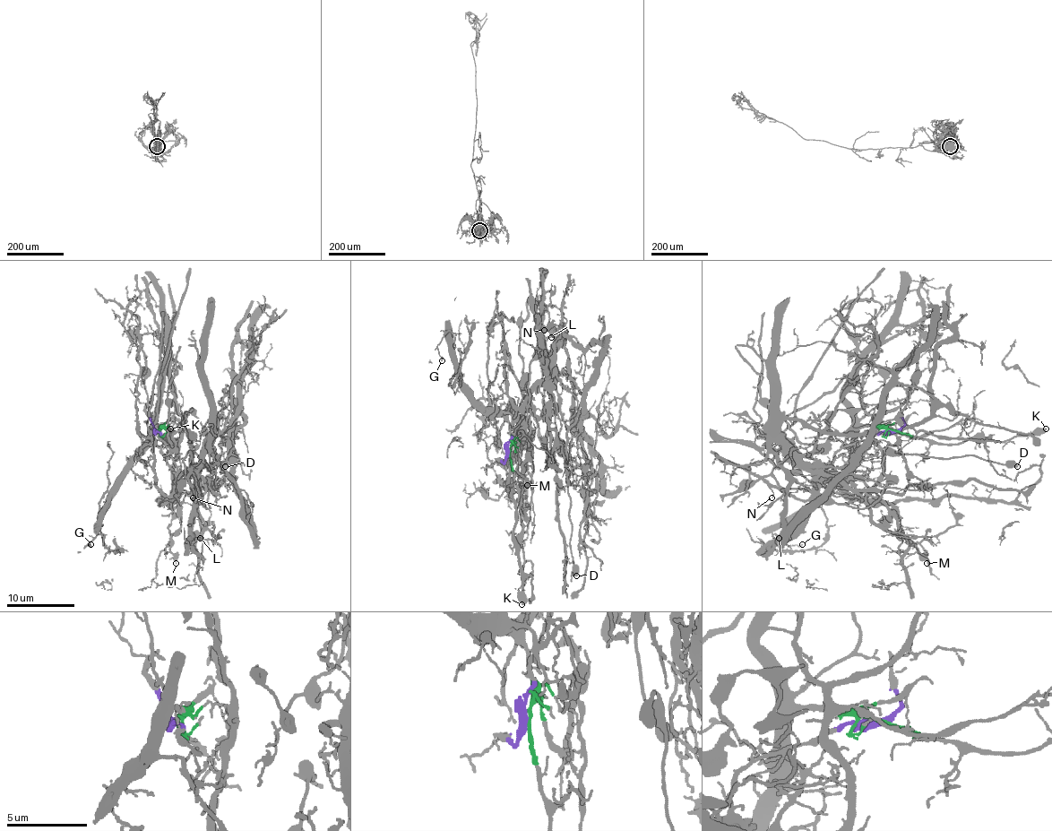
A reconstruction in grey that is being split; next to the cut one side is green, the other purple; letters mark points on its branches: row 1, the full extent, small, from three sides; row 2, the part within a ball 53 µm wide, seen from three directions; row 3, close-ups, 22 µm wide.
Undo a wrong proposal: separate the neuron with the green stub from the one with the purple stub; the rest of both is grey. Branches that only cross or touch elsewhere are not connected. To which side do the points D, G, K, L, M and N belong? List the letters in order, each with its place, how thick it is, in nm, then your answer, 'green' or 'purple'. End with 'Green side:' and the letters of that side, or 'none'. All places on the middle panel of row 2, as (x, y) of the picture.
D: place (576, 575); calibre 550 nm; purple
G: place (442, 360); calibre 140 nm; green
K: place (521, 604); calibre 550 nm; green
L: place (551, 337); calibre 170 nm; purple
M: place (527, 485); calibre 130 nm; green
N: place (544, 330); calibre 120 nm; purple
Green side: G, K, M

